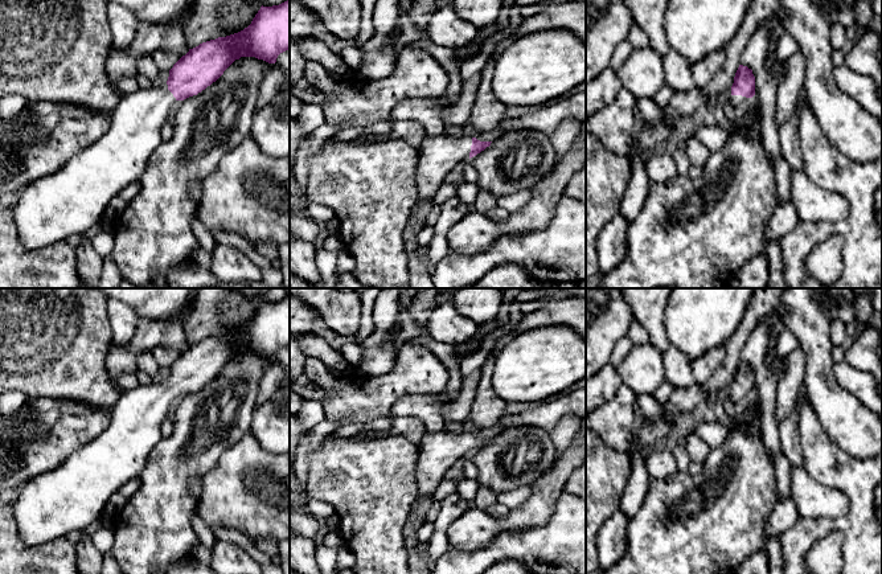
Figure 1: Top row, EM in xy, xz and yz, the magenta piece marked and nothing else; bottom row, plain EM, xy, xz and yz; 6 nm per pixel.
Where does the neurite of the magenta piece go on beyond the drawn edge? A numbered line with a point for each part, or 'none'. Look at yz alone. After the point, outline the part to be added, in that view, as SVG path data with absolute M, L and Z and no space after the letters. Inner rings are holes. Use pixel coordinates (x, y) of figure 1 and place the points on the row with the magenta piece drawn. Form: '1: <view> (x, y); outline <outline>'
1: yz (735, 99); outline M731 95L730 102L731 102L734 106L741 106L741 104L748 103L750 99L751 99L751 98L746 98L746 97L742 97L742 95Z

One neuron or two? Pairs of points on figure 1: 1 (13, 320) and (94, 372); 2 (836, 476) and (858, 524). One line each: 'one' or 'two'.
1: one
2: one

